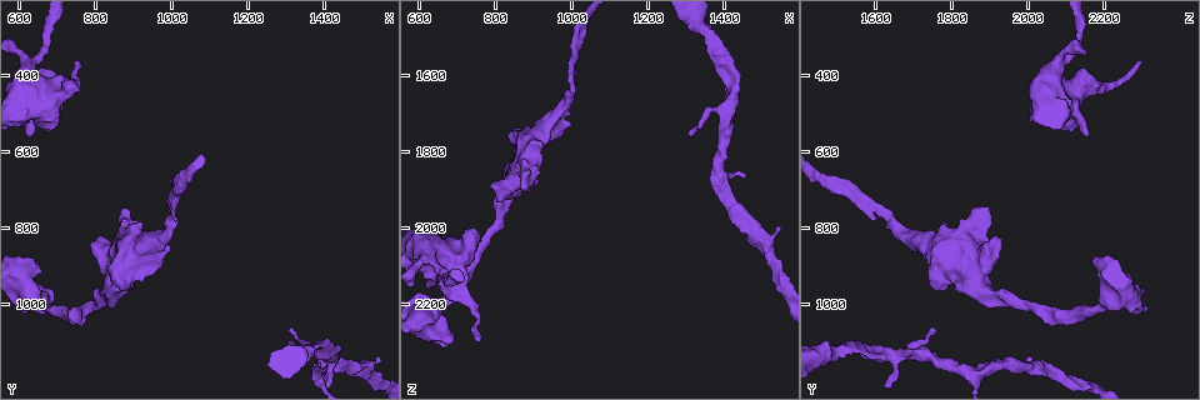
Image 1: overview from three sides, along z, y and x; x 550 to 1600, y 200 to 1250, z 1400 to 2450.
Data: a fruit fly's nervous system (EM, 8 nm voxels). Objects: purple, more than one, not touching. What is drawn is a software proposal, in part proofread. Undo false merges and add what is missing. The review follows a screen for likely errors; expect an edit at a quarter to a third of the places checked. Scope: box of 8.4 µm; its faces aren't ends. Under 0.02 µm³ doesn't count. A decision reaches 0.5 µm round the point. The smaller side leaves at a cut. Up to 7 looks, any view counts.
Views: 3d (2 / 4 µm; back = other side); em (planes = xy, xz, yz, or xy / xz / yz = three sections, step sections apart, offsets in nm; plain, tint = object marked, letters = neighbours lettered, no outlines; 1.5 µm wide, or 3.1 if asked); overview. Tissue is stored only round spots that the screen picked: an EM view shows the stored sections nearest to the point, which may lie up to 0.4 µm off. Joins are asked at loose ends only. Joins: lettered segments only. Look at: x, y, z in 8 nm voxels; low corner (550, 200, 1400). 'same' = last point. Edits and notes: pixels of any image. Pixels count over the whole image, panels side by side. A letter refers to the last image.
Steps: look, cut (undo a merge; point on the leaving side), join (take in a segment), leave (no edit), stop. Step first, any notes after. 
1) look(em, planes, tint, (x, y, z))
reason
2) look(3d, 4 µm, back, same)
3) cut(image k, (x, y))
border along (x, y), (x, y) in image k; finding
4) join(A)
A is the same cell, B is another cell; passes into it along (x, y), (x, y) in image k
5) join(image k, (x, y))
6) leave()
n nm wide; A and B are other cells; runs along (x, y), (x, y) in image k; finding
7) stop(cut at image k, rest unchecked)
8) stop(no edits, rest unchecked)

look(3d, 4 µm, (1340, 1130, 1475))
calibre changes

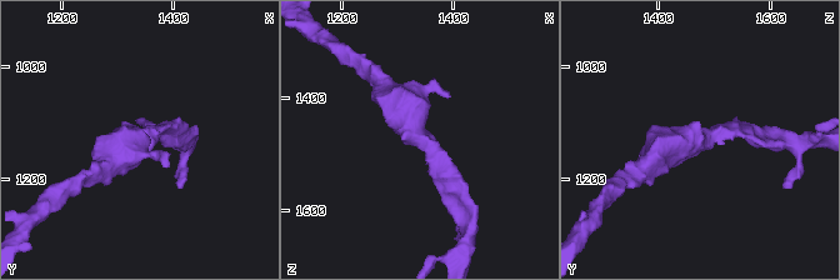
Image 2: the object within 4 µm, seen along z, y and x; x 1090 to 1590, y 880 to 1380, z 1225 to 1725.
look(em, planes, tint, (1340, 1135, 1480))

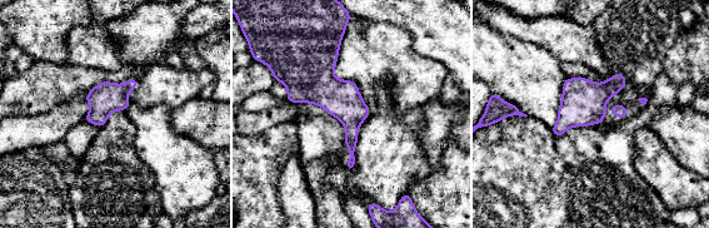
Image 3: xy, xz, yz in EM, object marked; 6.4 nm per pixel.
look(em, planes, letters, same)

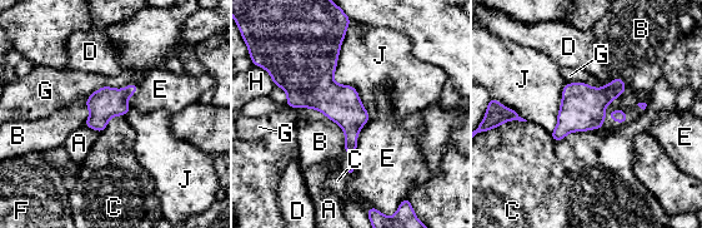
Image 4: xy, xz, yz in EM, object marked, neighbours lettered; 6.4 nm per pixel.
leave()
190 nm wide; A, B, C, D, E, F, G, H and J are other cells; border along (286, 103), (334, 120), (345, 149) in image 4; one cell here

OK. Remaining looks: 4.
look(3d, 4 µm, (690, 965, 2305))
stops while still wide

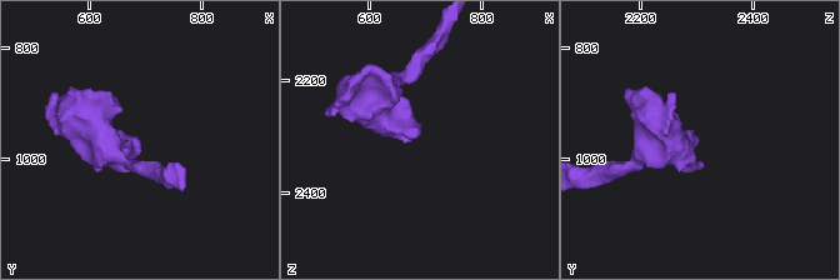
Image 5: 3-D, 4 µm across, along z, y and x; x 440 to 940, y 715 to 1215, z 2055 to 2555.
look(em, xz, step 4, letters, (685, 955, 2300))

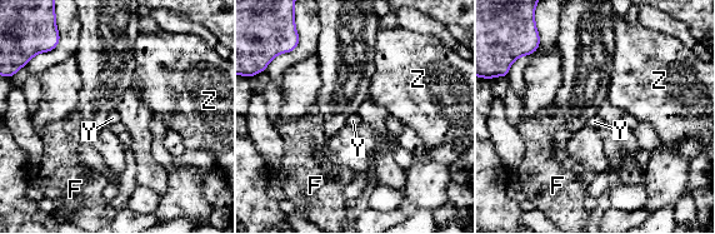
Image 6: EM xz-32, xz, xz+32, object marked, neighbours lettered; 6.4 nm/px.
look(em, planes, letters, same)

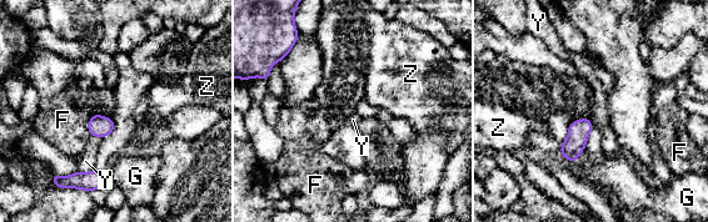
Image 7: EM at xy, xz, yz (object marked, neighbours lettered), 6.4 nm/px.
leave()
F, G, Y and Z are other cells; border along (93, 168), (78, 171) in image 7; no lettered segment goes on from it

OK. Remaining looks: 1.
stop(no edits, rest unchecked)

